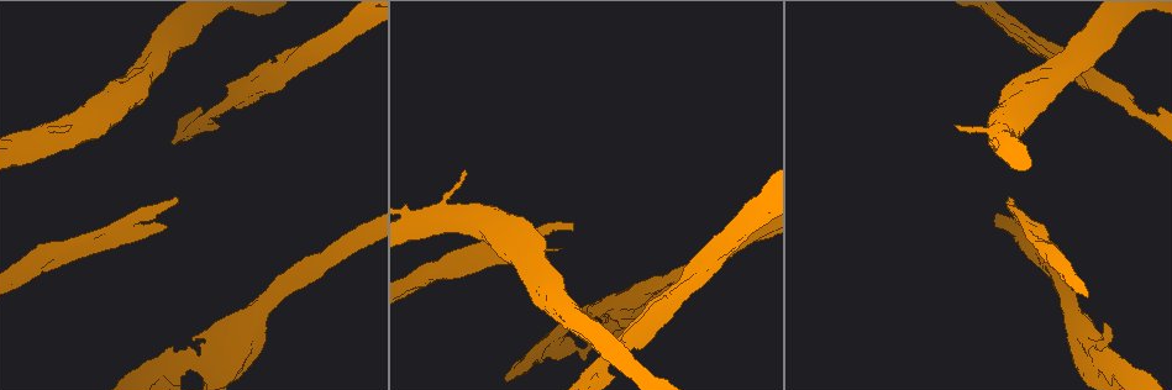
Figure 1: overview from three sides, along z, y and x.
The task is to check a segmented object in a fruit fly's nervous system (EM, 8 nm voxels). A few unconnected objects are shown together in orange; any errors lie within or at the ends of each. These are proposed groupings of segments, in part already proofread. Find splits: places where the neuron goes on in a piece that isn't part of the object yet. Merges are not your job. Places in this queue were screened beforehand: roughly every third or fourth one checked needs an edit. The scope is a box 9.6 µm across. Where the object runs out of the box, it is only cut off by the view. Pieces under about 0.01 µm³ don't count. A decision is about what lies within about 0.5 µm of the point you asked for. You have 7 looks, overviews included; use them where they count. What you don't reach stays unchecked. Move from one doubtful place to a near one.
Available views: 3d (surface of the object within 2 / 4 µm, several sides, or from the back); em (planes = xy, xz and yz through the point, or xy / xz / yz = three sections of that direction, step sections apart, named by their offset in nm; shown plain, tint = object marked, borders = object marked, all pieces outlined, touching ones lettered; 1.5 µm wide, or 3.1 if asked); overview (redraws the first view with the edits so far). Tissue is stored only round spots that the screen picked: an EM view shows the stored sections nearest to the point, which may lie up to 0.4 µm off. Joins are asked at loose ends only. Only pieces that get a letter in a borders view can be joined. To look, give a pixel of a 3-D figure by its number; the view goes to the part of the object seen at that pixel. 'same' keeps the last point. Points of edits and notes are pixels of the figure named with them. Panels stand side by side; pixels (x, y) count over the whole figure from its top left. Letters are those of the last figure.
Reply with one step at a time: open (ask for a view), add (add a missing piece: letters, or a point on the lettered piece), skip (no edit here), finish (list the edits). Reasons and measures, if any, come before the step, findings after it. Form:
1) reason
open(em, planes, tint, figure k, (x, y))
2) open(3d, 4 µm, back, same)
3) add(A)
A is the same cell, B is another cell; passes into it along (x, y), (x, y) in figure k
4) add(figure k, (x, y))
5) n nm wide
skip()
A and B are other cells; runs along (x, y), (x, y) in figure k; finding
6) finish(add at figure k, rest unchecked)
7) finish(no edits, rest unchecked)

open(em, planes, plain, figure 1, (455, 249))

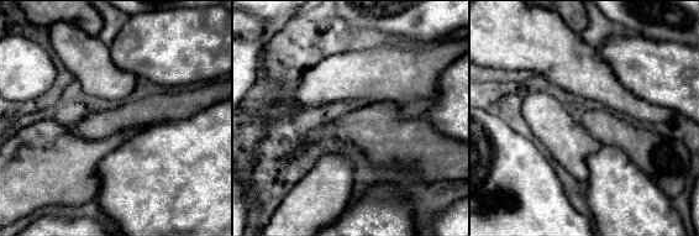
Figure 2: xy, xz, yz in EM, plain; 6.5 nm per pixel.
open(em, planes, borders, same)

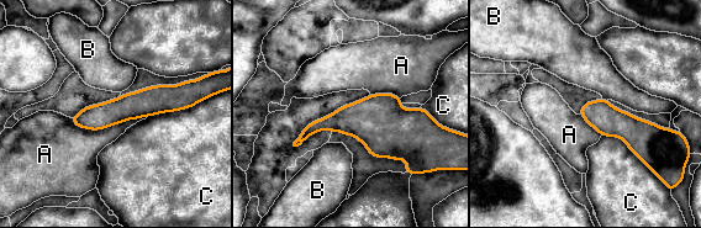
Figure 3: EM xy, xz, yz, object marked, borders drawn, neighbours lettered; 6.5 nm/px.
A touches over 500 nm
skip()
A, B and C are other cells; runs along (161, 105), (132, 105), (75, 120) in figure 3; none of them fits

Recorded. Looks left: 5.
an open end
open(3d, 4 µm, figure 1, (628, 321))

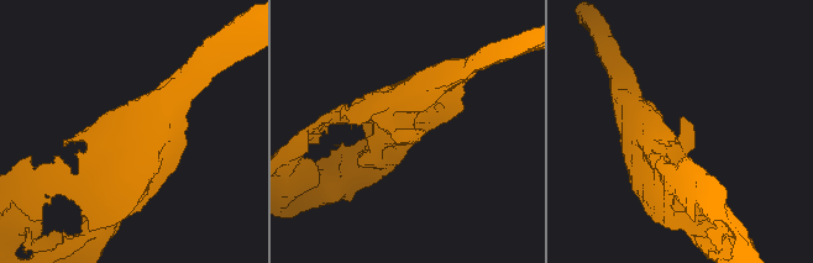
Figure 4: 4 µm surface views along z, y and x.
shape alone is not enough
open(em, yz, step 4, tint, figure 4, (408, 130))

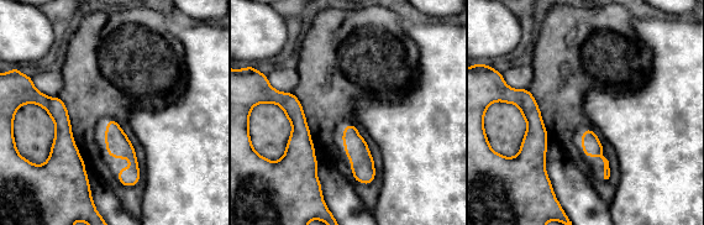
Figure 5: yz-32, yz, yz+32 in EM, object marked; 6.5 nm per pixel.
open(em, planes, borders, same)

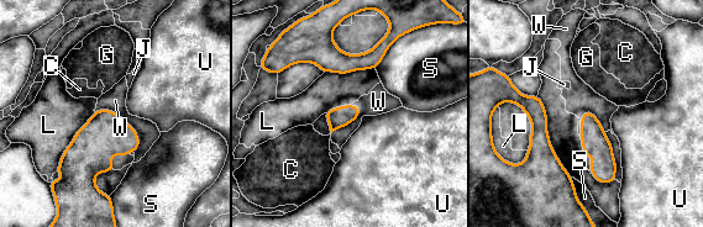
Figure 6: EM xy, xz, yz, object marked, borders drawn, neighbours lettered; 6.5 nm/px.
skip()
C, G, J, L, S, U and W are other cells; border along (94, 110), (119, 114), (138, 148) in figure 6; none of them fits

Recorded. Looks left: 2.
free end
open(em, xz, step 8, borders, figure 1, (463, 172))

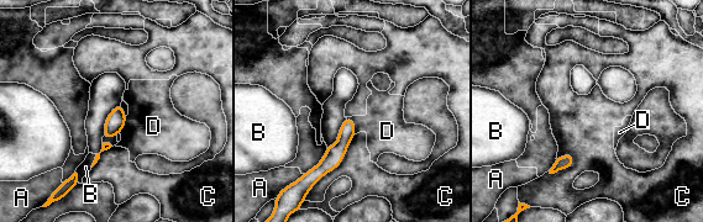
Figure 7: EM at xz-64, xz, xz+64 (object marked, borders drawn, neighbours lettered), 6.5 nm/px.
skip()
A, B, C and D are other cells; no lettered piece goes on from it

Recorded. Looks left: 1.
finish(no edits, rest unchecked)

